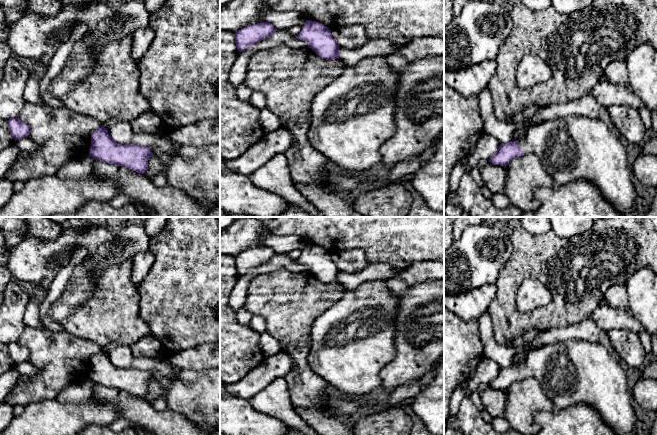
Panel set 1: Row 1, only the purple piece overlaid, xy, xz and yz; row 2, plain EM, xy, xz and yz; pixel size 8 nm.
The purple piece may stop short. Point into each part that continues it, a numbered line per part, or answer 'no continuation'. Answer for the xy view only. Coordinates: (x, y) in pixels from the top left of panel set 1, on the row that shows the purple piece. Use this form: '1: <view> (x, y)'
no continuation

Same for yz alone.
1: yz (583, 148)

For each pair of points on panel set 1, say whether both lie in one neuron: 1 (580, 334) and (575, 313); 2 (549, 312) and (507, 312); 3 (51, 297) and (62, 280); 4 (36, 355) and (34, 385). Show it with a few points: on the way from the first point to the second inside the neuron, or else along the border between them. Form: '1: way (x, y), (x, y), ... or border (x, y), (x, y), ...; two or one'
1: border (589, 316), (579, 322), (554, 328); two
2: way (539, 318), (517, 318); one
3: way (53, 293), (58, 284); one
4: way (43, 362), (45, 364), (45, 374), (41, 378); one

